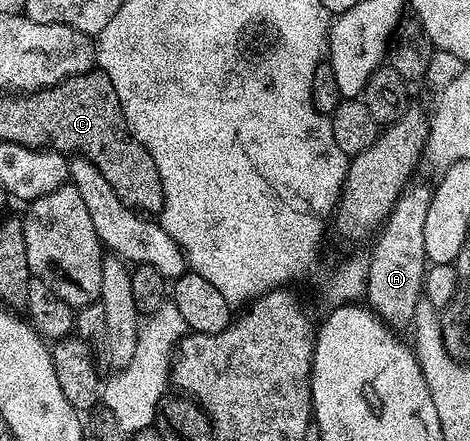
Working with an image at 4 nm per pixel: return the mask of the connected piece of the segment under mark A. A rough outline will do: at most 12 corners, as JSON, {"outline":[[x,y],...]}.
{"outline":[[407,186],[373,240],[365,302],[409,328],[428,268],[429,186]]}

